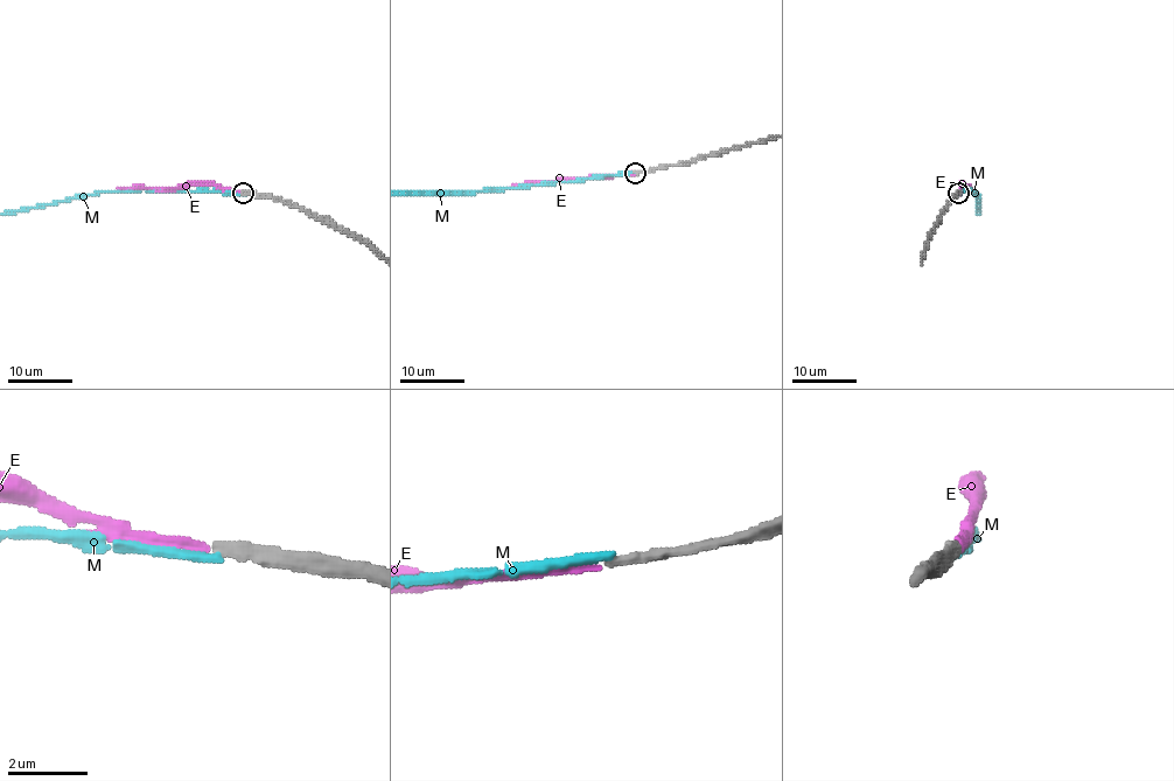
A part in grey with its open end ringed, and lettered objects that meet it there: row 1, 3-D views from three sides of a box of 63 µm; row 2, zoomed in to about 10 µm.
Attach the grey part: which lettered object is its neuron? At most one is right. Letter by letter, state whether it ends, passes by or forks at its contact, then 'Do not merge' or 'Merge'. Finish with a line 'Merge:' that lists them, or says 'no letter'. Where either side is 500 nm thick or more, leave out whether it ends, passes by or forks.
E: It ends there. Merge
M: It ends there. Do not merge
Merge: E

